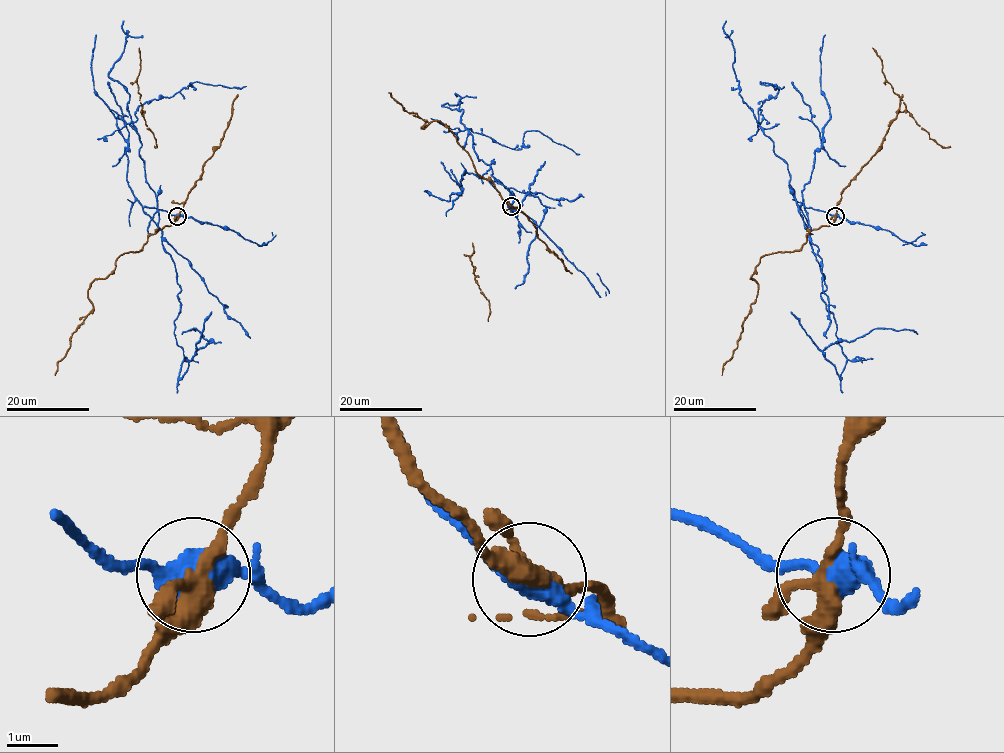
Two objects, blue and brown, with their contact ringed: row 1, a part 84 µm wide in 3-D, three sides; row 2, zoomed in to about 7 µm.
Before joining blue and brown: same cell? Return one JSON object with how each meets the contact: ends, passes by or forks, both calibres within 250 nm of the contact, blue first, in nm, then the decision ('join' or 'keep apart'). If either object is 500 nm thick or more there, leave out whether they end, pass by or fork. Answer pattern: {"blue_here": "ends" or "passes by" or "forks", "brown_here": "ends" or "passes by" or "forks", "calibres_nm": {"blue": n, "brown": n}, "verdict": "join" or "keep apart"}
{"blue_here": "passes by", "brown_here": "passes by", "calibres_nm": {"blue": 480, "brown": 360}, "verdict": "keep apart"}

